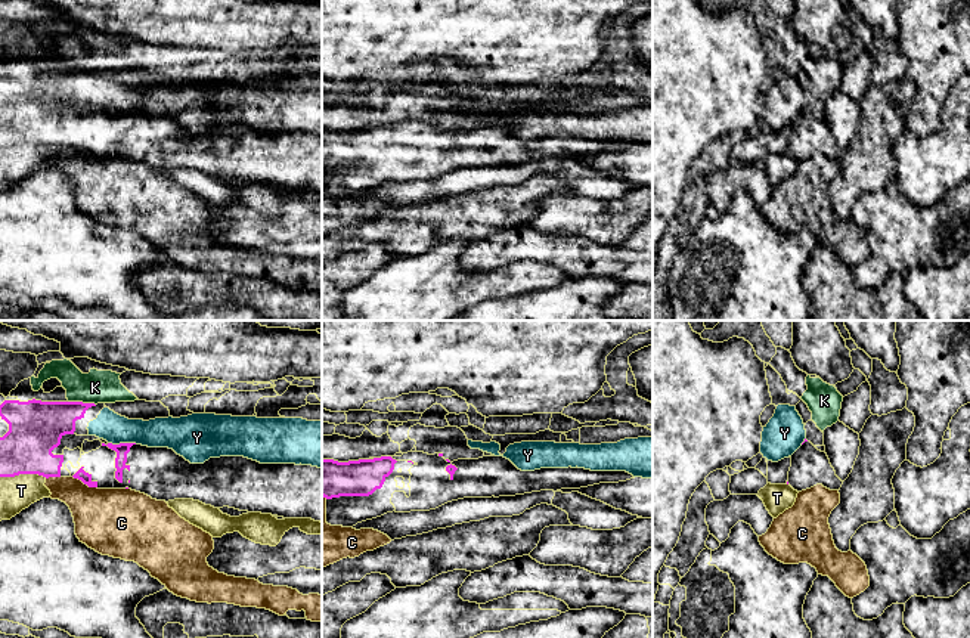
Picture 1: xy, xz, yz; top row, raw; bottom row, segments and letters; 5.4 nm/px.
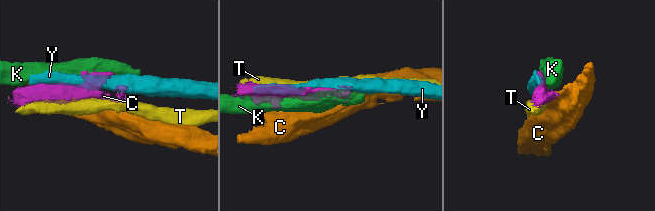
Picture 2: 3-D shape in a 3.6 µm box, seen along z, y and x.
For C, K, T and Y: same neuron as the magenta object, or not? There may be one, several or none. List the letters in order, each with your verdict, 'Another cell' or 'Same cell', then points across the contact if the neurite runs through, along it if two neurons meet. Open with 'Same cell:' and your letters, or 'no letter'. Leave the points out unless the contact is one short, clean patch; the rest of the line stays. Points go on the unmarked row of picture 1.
Same cell: no letter
C: Another cell
K: Another cell
T: Another cell
Y: Another cell

